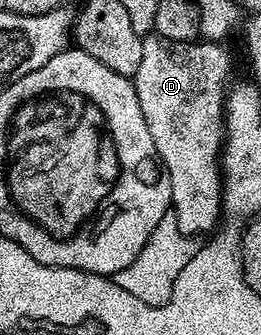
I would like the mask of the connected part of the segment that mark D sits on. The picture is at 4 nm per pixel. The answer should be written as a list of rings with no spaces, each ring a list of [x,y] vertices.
[[[151,34],[143,38],[140,69],[132,76],[140,113],[144,113],[148,133],[152,133],[154,154],[170,183],[172,217],[191,237],[205,236],[220,223],[220,156],[226,93],[231,82],[230,55],[222,46],[218,41],[177,43]]]

